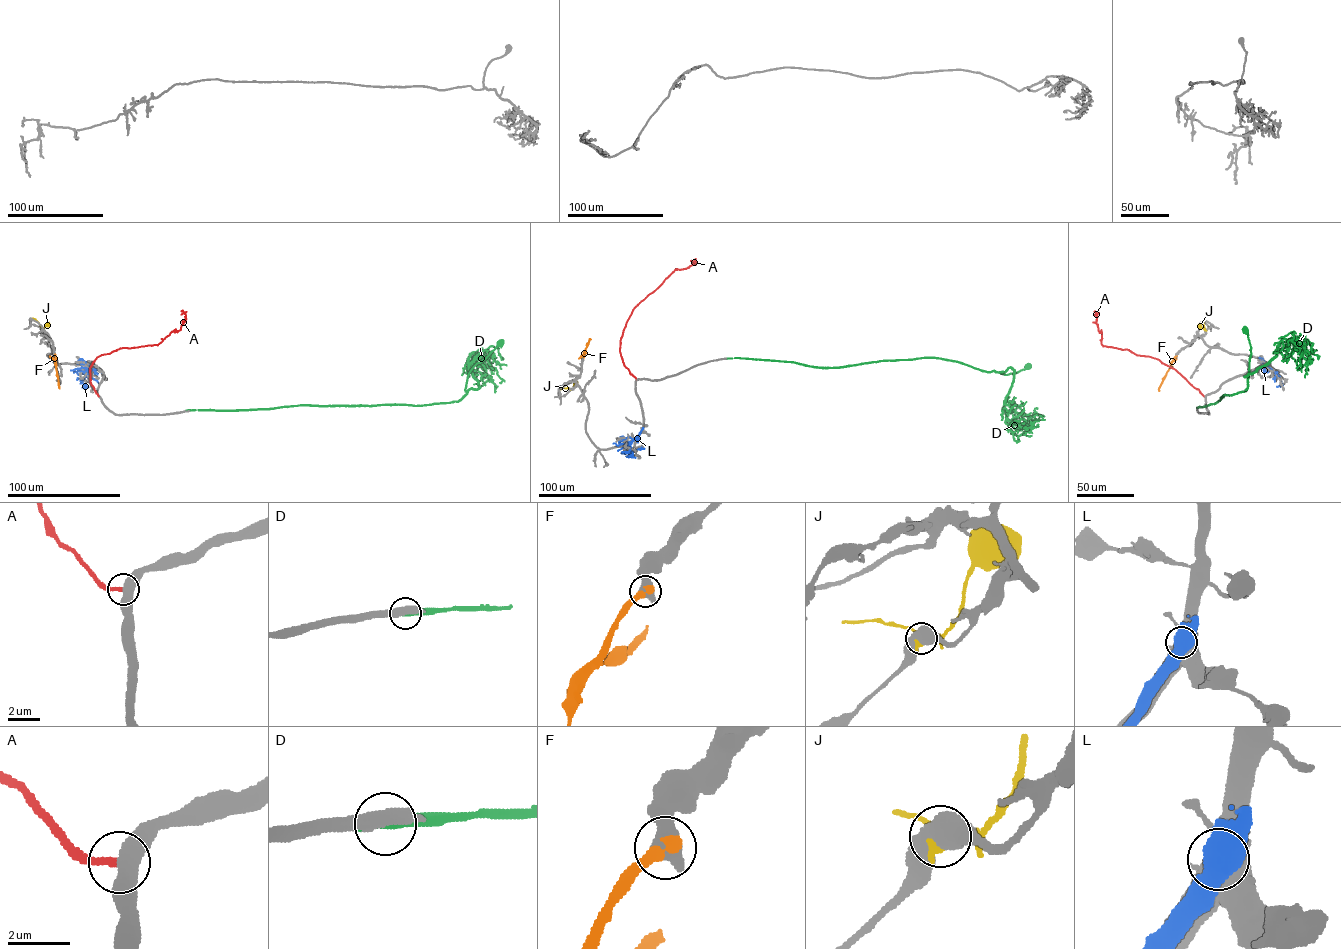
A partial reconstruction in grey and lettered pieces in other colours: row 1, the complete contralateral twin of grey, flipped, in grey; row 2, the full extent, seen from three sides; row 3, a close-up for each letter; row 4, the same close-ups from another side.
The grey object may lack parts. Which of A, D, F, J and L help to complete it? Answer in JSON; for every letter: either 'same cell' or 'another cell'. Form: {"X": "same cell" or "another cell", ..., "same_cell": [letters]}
{"A": "another cell", "D": "another cell", "F": "same cell", "J": "another cell", "L": "another cell", "same_cell": ["F"]}

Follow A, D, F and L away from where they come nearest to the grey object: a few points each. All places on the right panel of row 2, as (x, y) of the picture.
A: (1205, 396), (1158, 359), (1103, 346), (1094, 312)
D: (1197, 408), (1246, 390), (1245, 376), (1296, 339), (1307, 344), (1297, 370)
F: (1176, 356), (1159, 391)
L: (1255, 370), (1271, 369), (1280, 379), (1276, 386)

